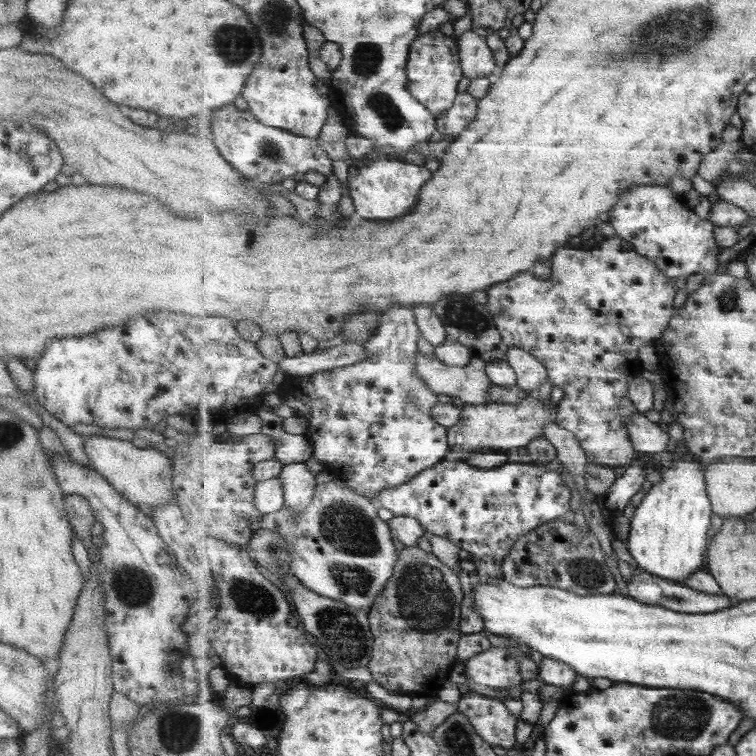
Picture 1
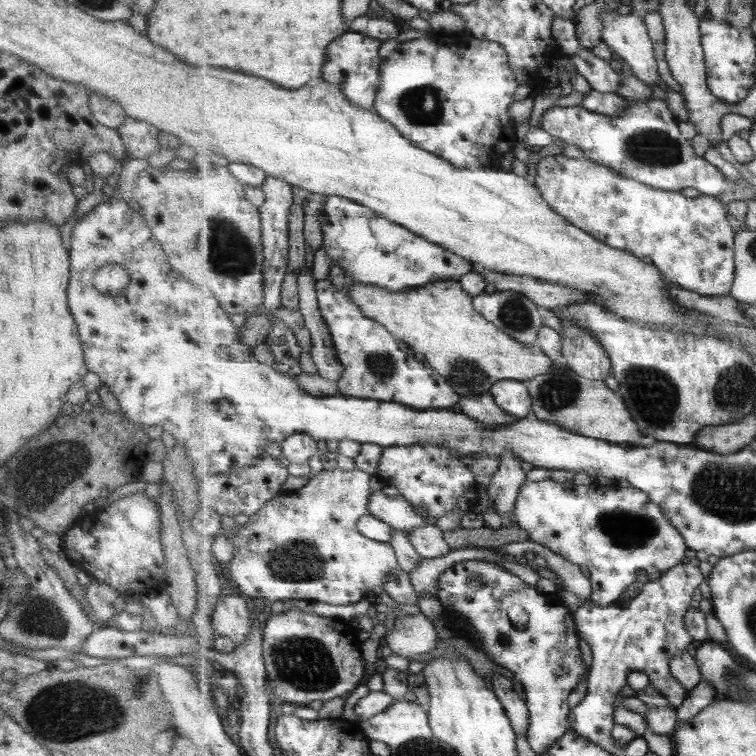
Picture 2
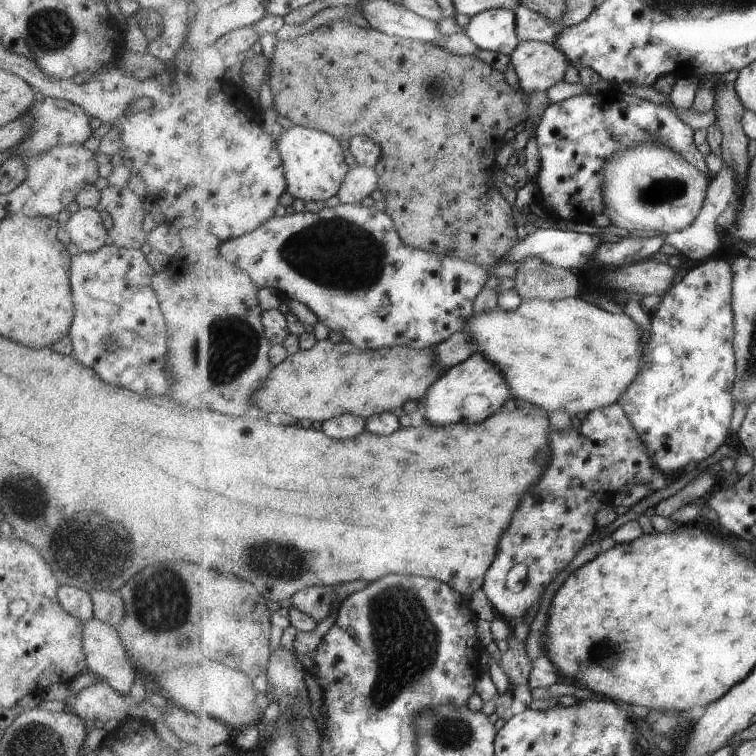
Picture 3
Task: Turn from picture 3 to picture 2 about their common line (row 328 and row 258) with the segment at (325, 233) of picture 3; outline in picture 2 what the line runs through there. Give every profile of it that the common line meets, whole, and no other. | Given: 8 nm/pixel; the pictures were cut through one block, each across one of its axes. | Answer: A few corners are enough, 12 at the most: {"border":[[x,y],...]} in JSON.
{"border":[[344,196],[318,220],[351,281],[403,292],[471,261]]}

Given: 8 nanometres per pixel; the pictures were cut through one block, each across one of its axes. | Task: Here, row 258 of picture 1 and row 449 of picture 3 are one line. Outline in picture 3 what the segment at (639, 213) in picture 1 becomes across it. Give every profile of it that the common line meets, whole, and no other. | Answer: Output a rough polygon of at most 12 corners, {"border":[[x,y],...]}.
{"border":[[731,262],[697,264],[649,318],[617,402],[666,476],[730,436]]}

